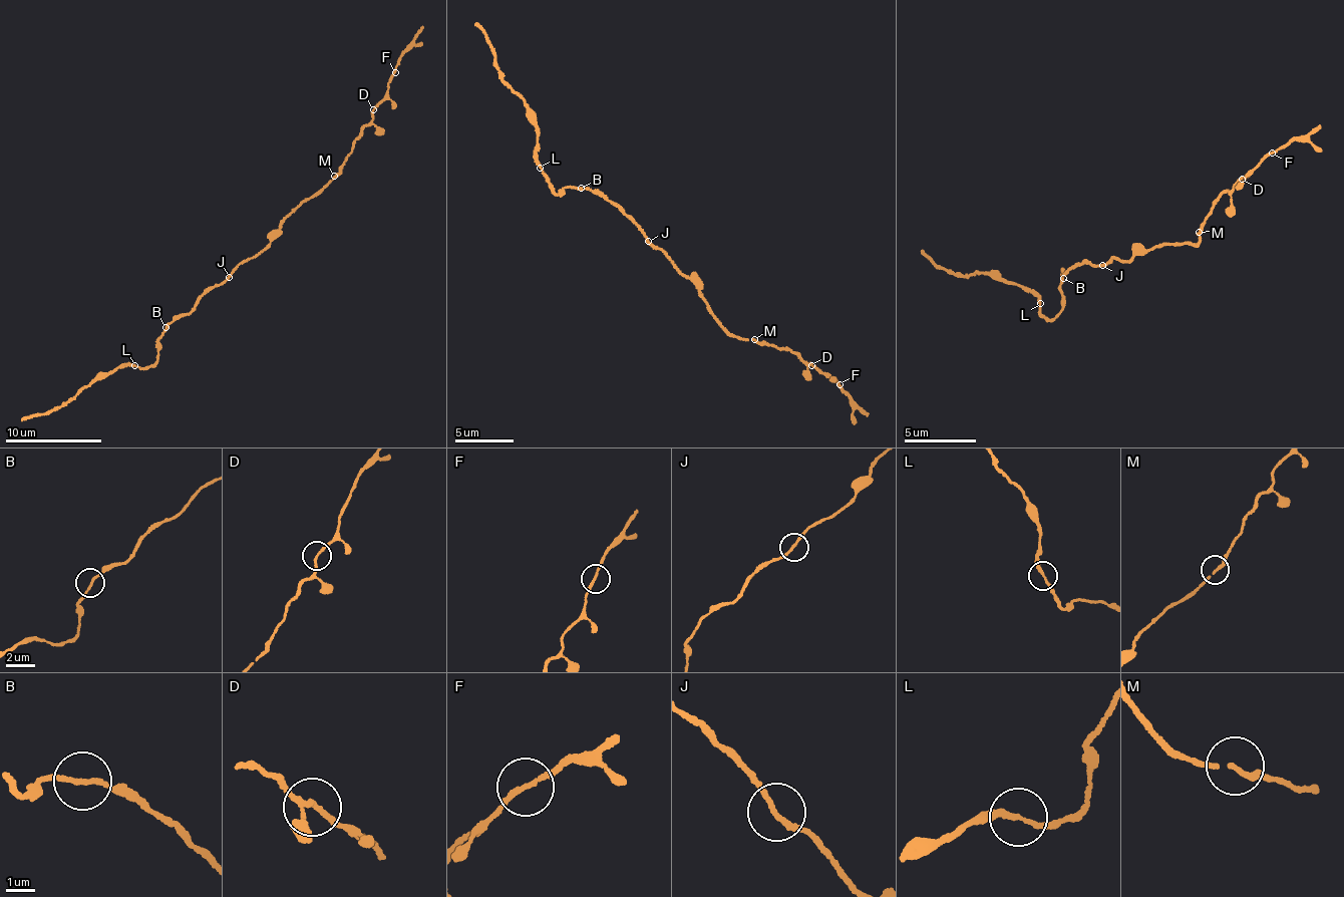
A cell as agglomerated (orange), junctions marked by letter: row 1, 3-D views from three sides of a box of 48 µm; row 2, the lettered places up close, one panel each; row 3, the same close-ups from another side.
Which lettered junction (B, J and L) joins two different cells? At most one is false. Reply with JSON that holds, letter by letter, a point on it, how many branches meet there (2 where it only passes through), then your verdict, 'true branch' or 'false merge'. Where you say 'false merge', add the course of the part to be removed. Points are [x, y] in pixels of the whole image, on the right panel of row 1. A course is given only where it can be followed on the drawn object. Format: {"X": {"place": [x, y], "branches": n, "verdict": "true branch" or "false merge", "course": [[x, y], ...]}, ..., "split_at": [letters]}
{"B": {"place": [1063, 278], "branches": 2, "verdict": "true branch"}, "J": {"place": [1102, 265], "branches": 2, "verdict": "true branch"}, "L": {"place": [1040, 303], "branches": 2, "verdict": "true branch"}, "split_at": []}

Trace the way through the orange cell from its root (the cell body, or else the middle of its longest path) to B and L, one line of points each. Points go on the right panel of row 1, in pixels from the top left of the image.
B: (1112, 257), (1103, 264), (1076, 263), (1061, 276), (1063, 278)
L: (1112, 257), (1103, 264), (1076, 263), (1061, 276), (1061, 311), (1052, 318), (1042, 316), (1041, 305)

